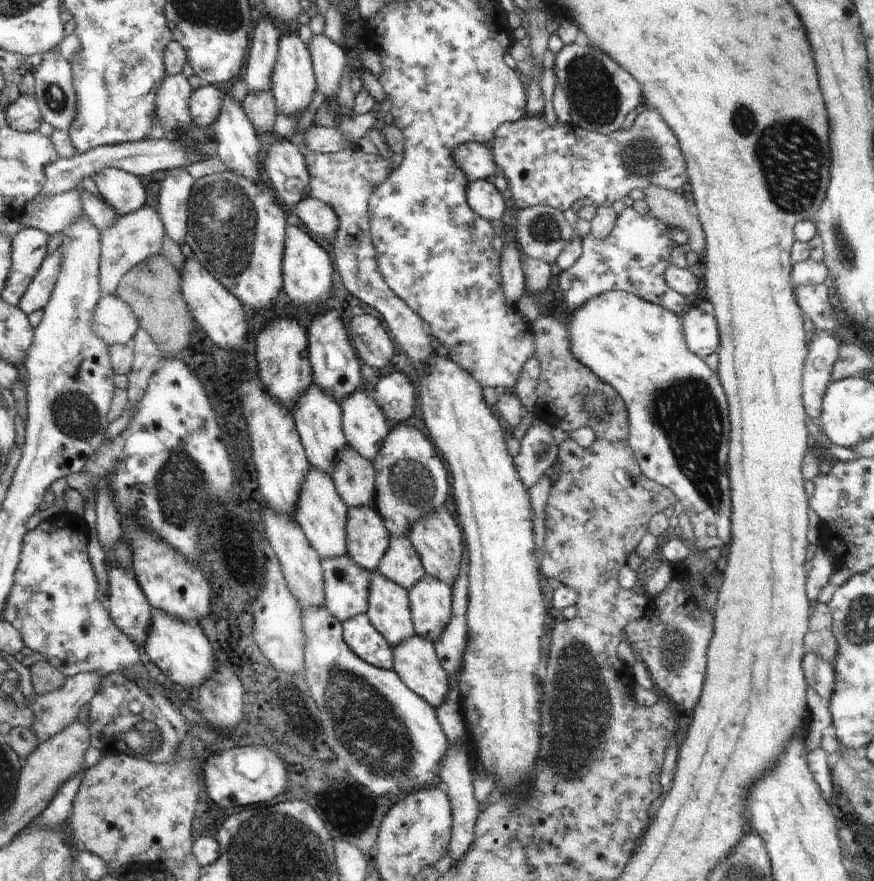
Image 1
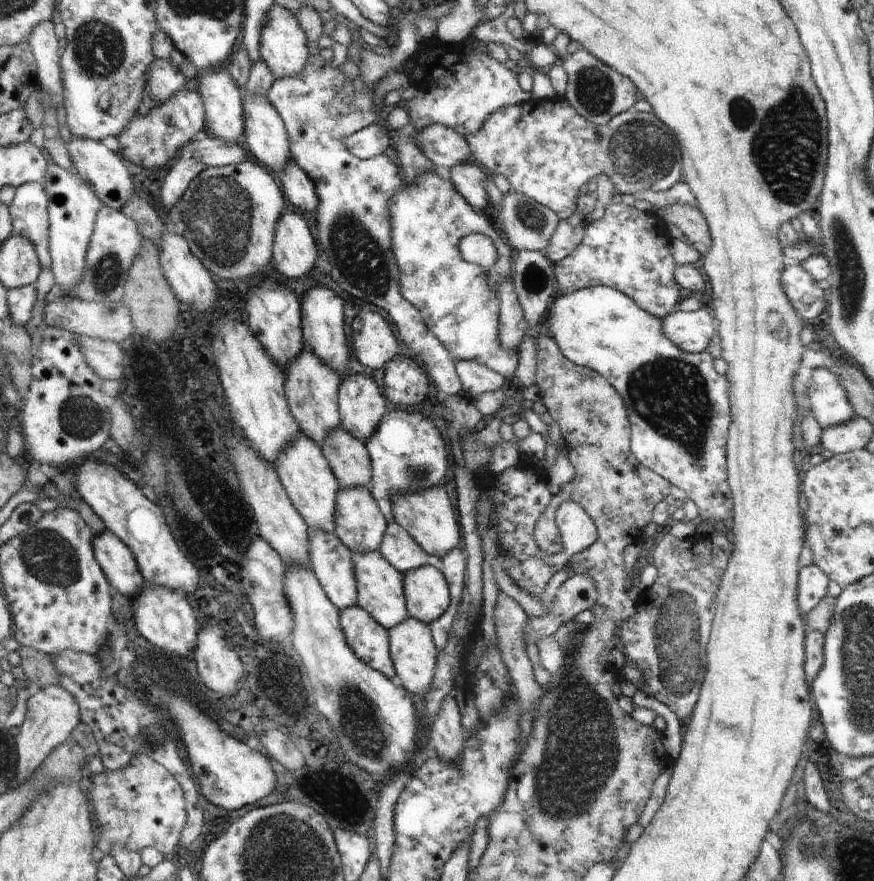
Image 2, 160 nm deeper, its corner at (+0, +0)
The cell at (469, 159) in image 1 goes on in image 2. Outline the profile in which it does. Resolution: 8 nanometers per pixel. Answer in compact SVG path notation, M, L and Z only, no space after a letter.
M431 124L423 129L407 128L416 148L436 168L448 169L464 161L474 161L466 139L455 130L441 124Z

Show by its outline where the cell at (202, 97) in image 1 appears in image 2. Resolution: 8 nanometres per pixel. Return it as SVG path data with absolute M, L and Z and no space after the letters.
M182 87L178 89L170 98L167 98L159 105L154 105L152 109L139 109L138 113L128 121L125 129L116 137L119 144L120 158L126 162L128 168L132 172L141 172L144 168L146 170L156 170L162 168L164 165L171 165L179 156L180 150L184 148L190 141L194 141L200 135L204 122L205 108L200 93L196 90L187 90Z

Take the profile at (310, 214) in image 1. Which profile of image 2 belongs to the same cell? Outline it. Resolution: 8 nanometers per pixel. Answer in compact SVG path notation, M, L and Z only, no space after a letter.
M290 161L289 165L281 170L277 180L287 203L292 202L292 206L296 204L296 208L300 208L302 214L315 212L318 197L314 183L297 163Z

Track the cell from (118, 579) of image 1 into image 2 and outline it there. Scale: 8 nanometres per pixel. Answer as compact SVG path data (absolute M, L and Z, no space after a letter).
M108 529L95 534L91 541L95 559L108 582L131 602L135 590L146 584L134 553Z

